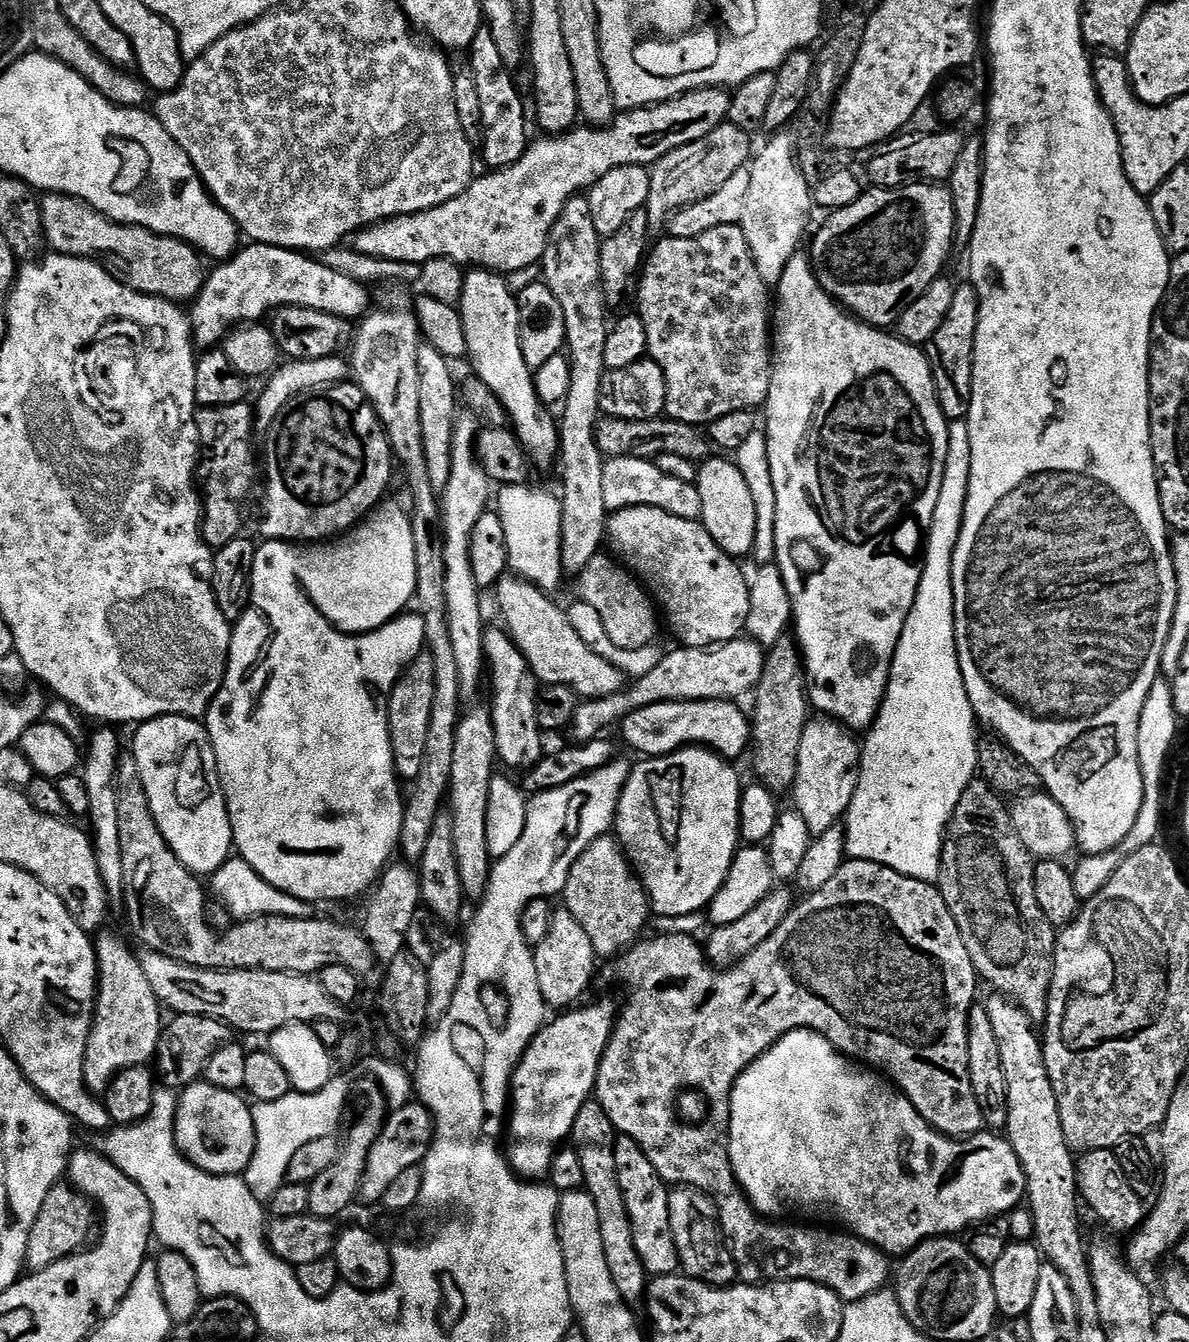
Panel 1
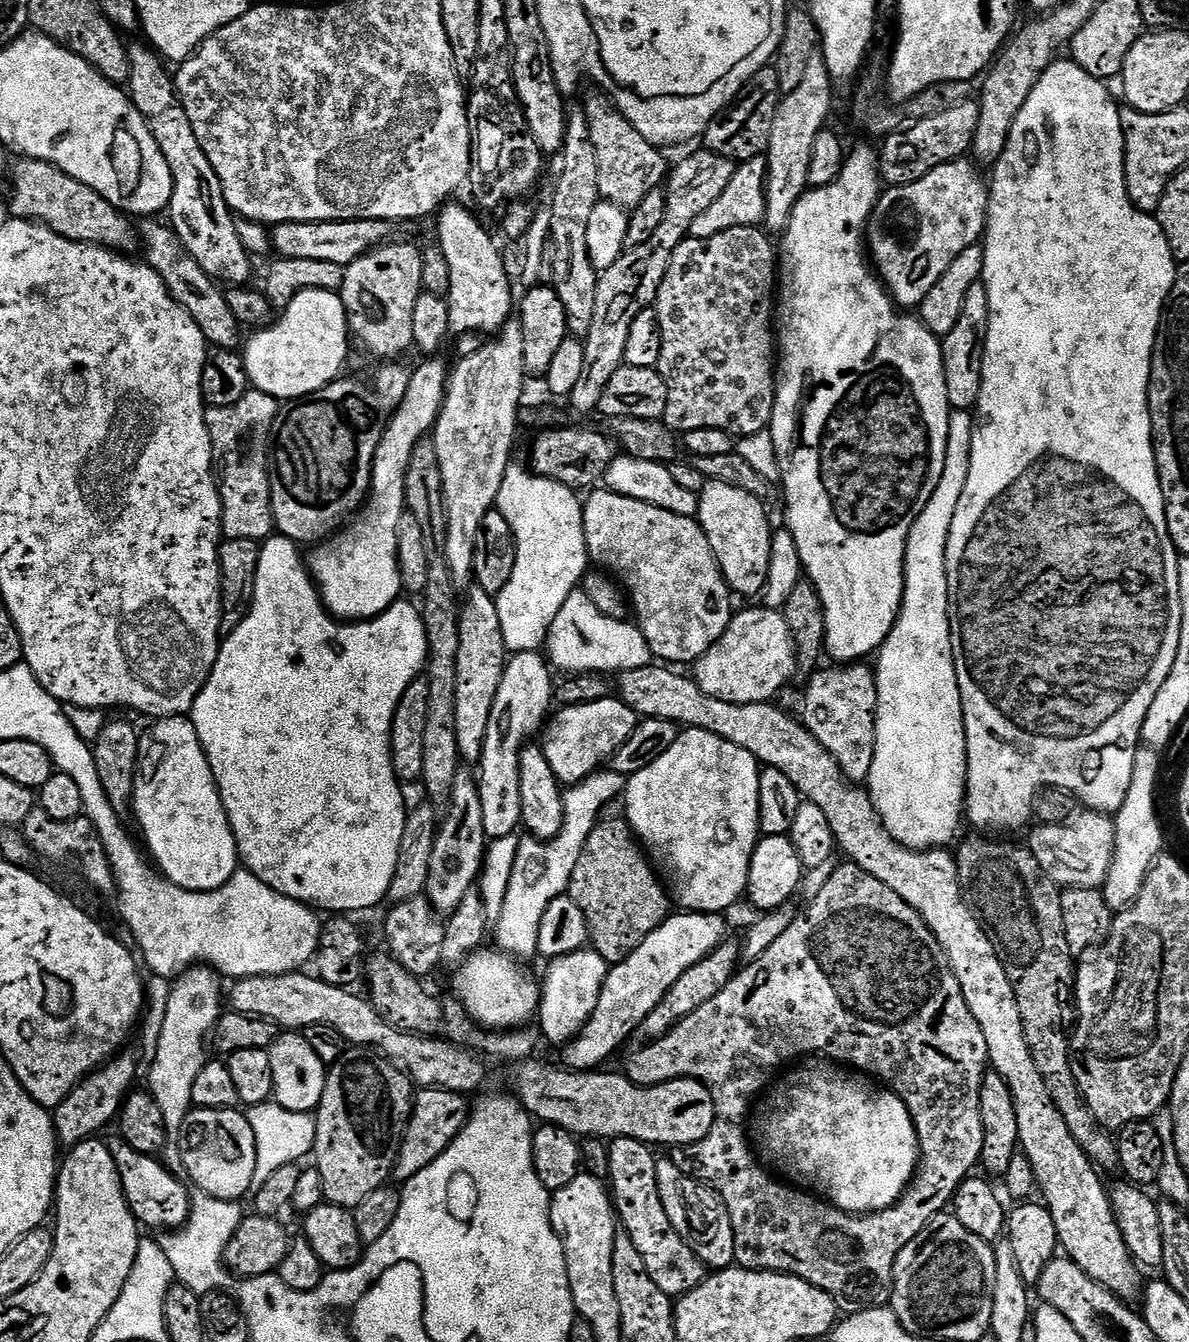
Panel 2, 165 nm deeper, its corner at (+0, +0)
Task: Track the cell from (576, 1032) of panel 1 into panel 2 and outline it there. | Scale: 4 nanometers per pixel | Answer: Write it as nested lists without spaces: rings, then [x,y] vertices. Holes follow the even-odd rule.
[[[681,911],[680,916],[669,915],[642,943],[621,962],[608,969],[608,977],[600,991],[598,1006],[594,1006],[594,1014],[584,1023],[583,1030],[572,1041],[563,1045],[563,1067],[578,1072],[596,1070],[603,1060],[608,1060],[624,1044],[627,1036],[631,1037],[641,1022],[662,1002],[666,990],[690,970],[702,958],[706,958],[729,935],[724,925],[725,917],[720,914],[706,912]]]

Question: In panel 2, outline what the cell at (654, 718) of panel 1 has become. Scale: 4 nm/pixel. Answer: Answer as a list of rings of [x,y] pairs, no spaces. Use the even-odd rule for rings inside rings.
[[[619,698],[560,708],[547,721],[542,732],[542,737],[544,736],[542,747],[546,754],[546,762],[550,762],[550,770],[554,770],[561,785],[579,784],[581,780],[597,771],[609,759],[610,754],[625,744],[637,723],[636,711],[626,706]]]

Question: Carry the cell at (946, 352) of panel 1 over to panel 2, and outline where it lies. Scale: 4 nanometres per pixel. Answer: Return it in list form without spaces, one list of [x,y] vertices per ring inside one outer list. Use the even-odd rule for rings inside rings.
[[[983,282],[970,286],[970,291],[966,293],[966,303],[962,306],[962,318],[958,318],[950,334],[942,337],[946,398],[949,409],[957,412],[972,412],[982,390],[982,362],[989,314],[990,298],[986,298],[986,286]]]

